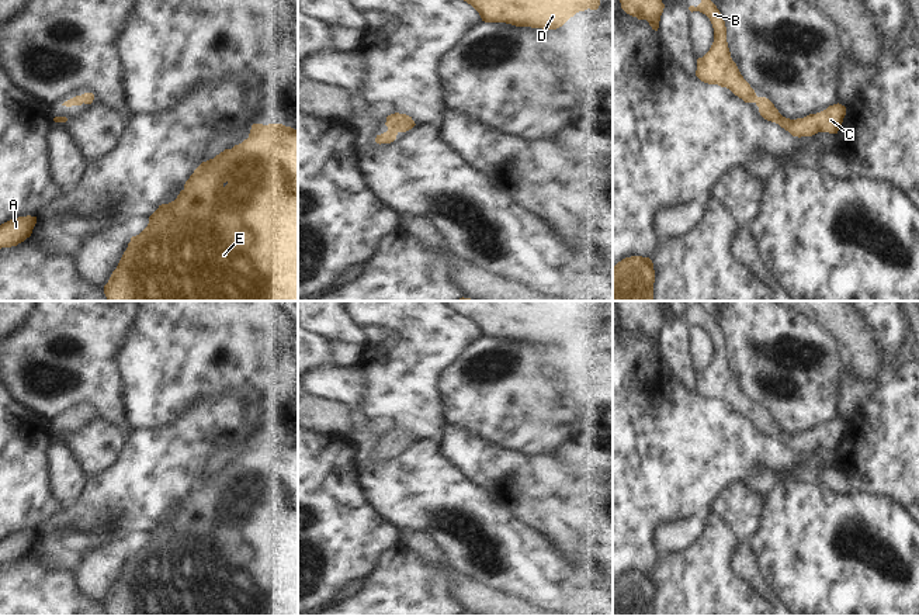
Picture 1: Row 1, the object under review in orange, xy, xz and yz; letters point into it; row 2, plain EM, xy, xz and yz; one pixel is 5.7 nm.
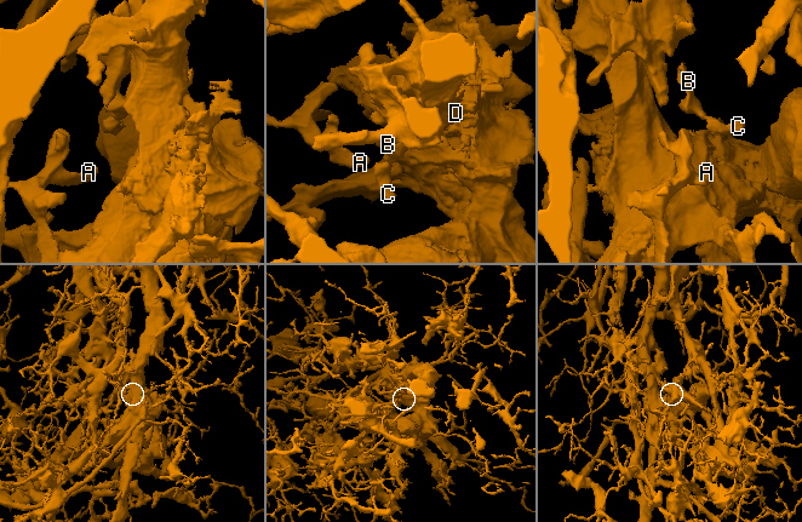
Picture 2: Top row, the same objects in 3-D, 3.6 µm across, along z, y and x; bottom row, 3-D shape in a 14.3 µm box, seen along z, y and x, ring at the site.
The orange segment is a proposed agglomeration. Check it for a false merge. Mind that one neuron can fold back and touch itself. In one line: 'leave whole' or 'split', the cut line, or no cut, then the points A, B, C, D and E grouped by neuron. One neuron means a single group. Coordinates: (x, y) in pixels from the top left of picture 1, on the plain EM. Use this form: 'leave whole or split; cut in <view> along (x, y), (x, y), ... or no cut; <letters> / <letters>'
leave whole; no cut; A B C D E

